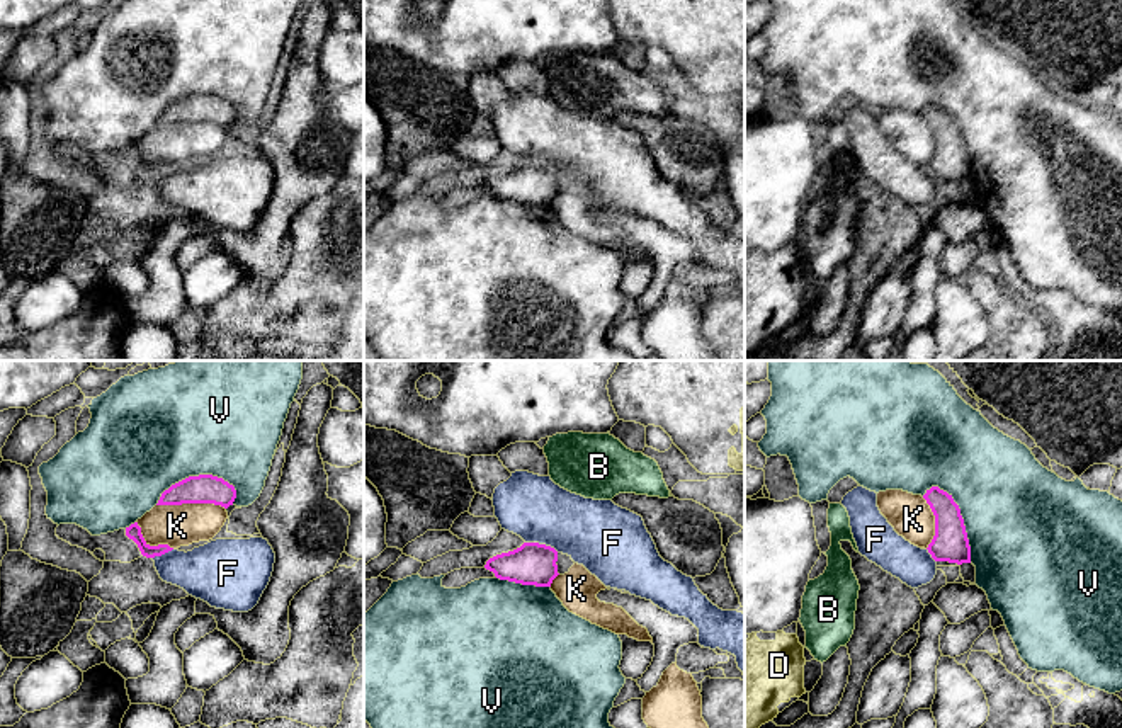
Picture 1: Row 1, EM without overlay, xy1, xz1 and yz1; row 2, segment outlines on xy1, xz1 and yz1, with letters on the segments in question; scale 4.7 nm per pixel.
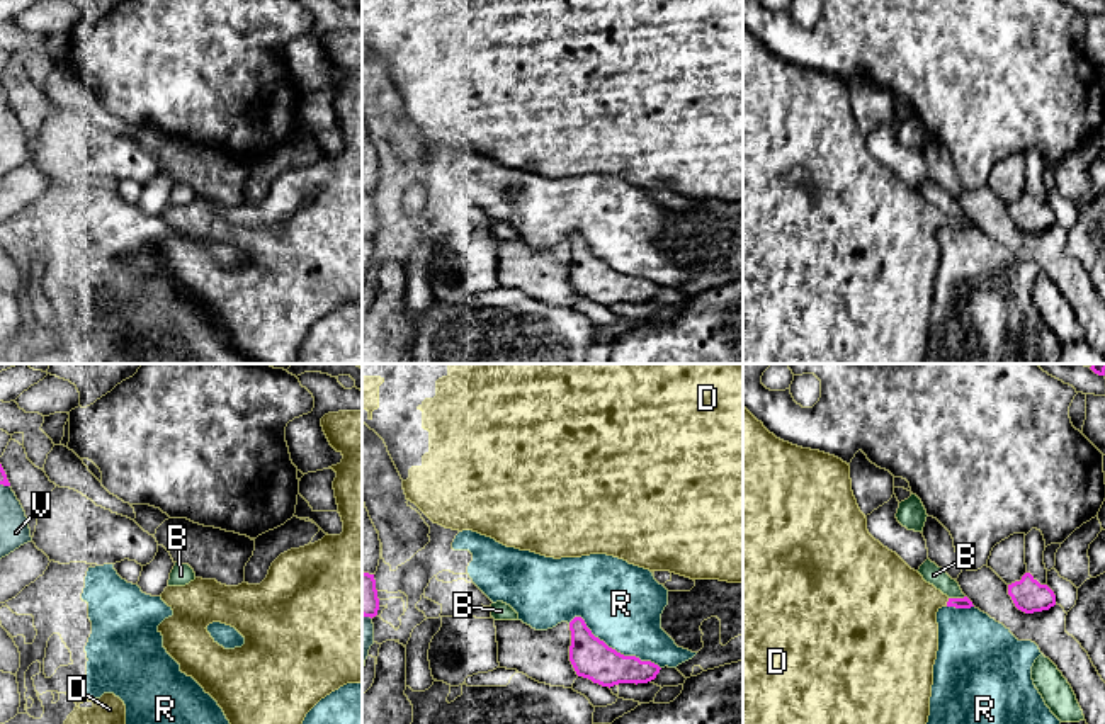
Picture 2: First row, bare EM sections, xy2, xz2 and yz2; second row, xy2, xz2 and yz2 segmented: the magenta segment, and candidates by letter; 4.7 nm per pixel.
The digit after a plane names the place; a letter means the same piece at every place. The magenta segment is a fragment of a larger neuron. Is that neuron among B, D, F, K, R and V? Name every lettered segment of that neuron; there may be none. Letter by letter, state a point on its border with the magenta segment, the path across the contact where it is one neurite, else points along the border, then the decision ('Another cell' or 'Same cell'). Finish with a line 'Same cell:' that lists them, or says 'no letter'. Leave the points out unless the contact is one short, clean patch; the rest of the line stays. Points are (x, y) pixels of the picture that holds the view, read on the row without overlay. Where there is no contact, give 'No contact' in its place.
B: Touches magenta at yz2 (956, 218). Another cell
D: Touches magenta at yz2 (947, 221). Path across: yz2 (964, 221), (947, 221), (895, 226). Same cell
F: Touches magenta at xz1 (543, 164). Boundary: xz1 (526, 160), (549, 164), (558, 170). Another cell
K: Touches magenta at xy1 (191, 121). Another cell
R: Touches magenta at xz2 (611, 267). Another cell
V: Touches magenta at xy1 (194, 96). Another cell
Same cell: D

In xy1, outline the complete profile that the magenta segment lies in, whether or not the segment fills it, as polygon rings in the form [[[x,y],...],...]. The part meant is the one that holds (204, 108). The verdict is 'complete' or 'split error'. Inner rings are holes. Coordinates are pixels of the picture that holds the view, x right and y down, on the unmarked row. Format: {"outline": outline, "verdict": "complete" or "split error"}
{"outline": [[[212,94],[189,95],[165,109],[156,124],[214,122],[228,128],[236,117],[233,104]]], "verdict": "complete"}

